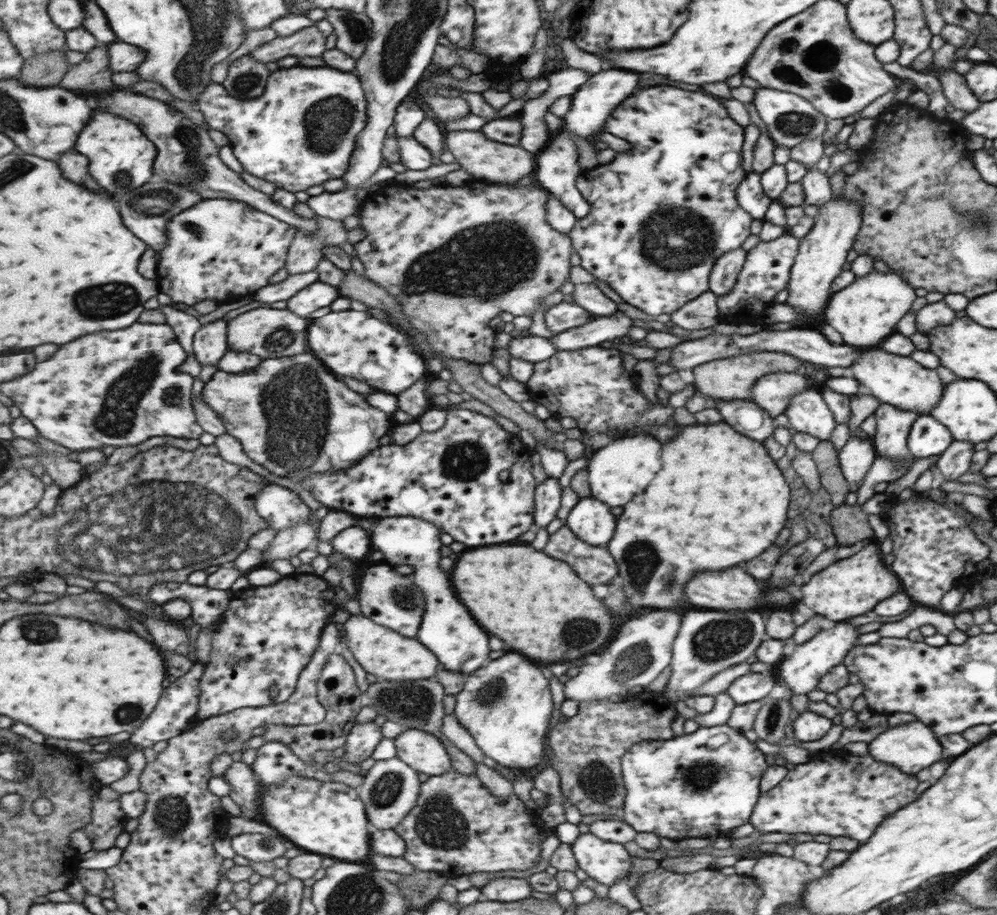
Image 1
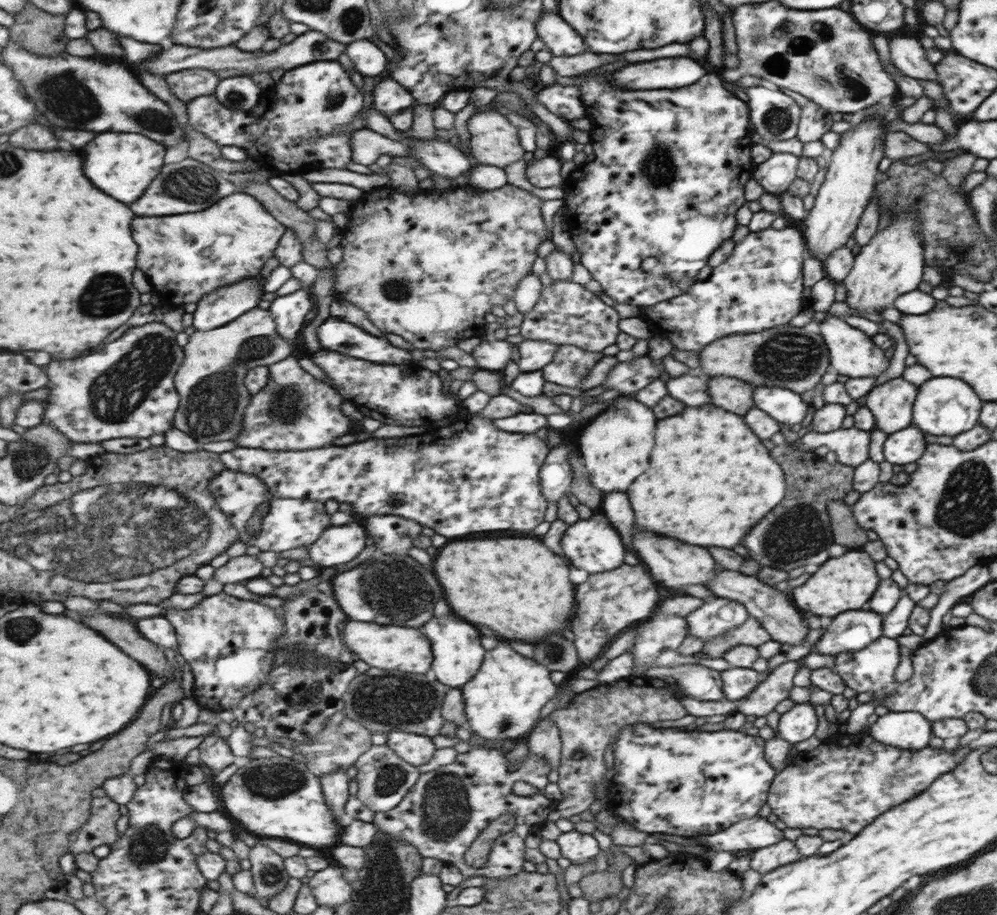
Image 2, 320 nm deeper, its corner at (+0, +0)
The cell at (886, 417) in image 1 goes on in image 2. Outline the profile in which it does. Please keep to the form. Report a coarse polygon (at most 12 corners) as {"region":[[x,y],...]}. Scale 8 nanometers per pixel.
{"region":[[896,377],[874,386],[864,406],[885,434],[913,421],[918,392]]}

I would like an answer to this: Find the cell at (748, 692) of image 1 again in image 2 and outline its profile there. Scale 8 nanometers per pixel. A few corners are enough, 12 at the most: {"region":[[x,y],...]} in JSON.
{"region":[[751,668],[720,672],[725,699],[739,702],[765,678]]}

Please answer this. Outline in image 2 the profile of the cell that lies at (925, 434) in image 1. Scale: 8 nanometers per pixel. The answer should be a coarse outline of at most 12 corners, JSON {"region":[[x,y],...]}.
{"region":[[923,432],[886,435],[883,461],[910,468],[924,453]]}

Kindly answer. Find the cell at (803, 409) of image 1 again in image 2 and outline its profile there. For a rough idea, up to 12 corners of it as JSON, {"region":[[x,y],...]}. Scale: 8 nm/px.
{"region":[[756,386],[754,406],[793,426],[809,404],[779,387]]}

